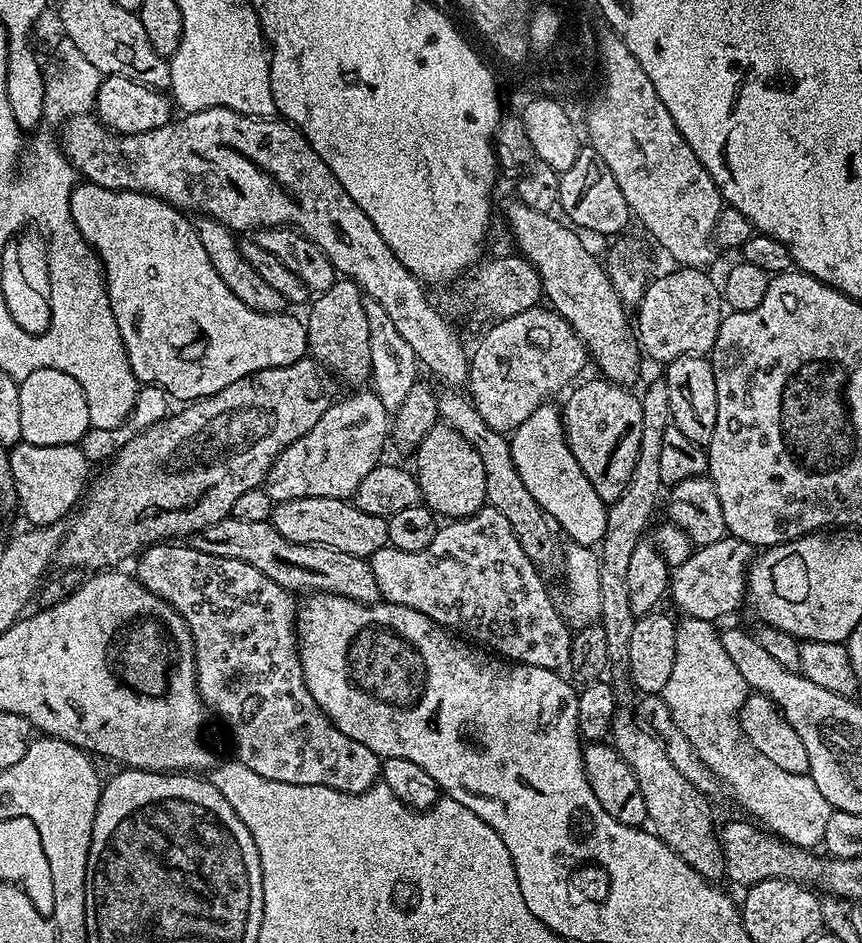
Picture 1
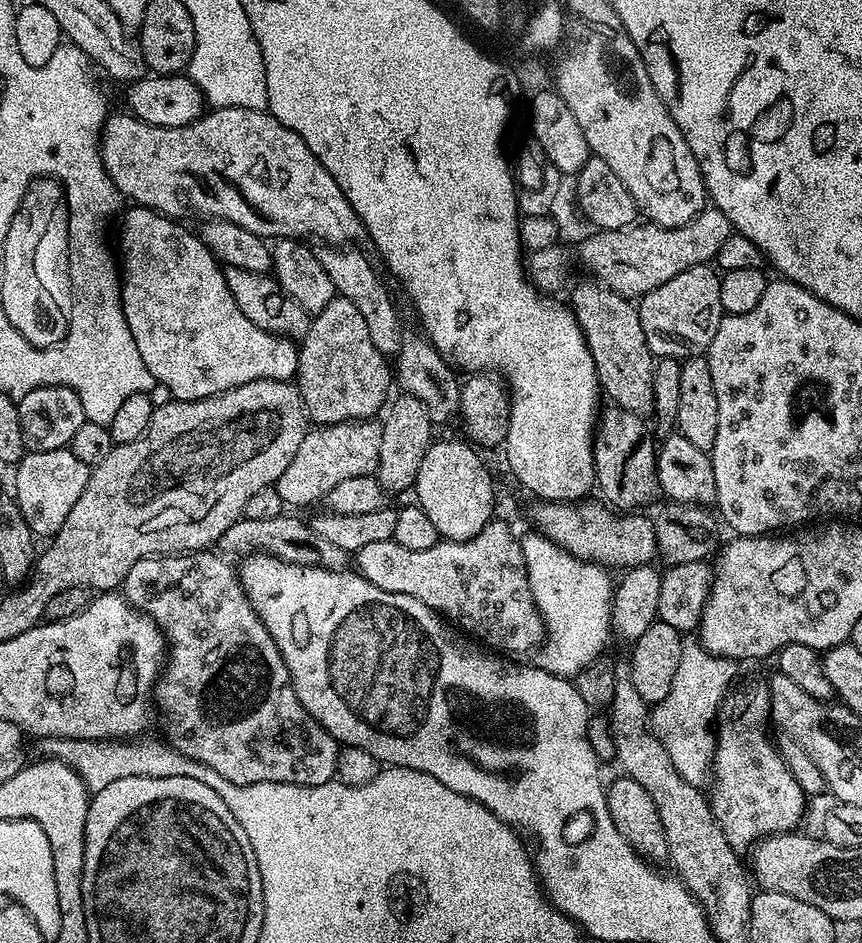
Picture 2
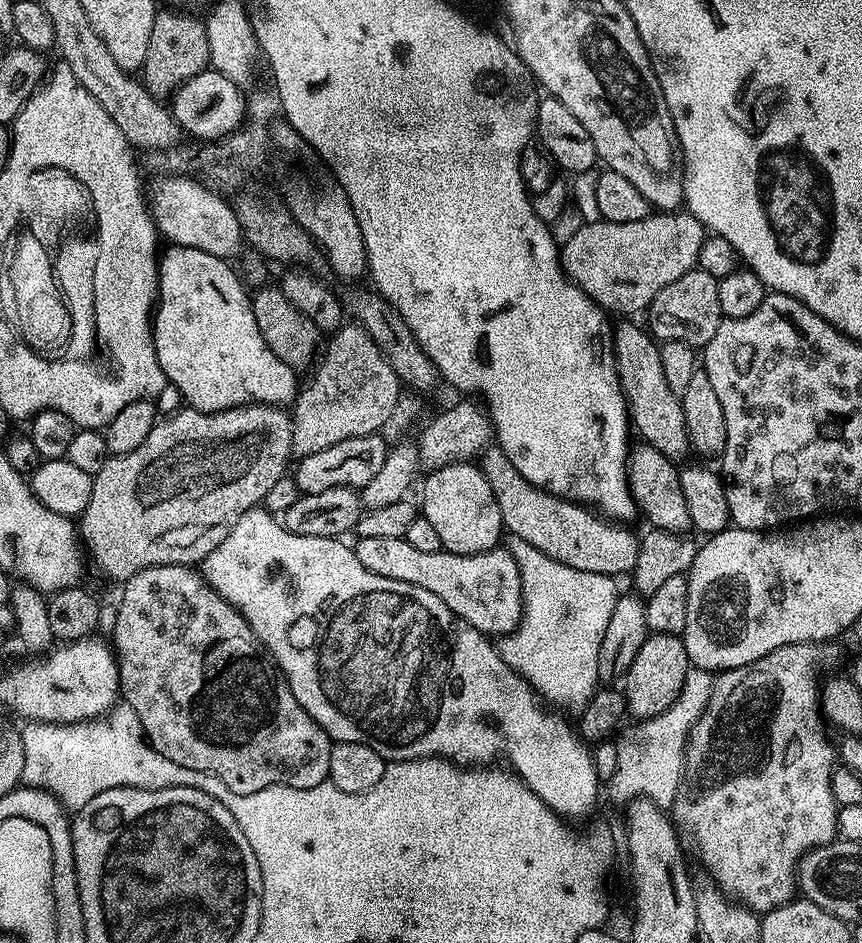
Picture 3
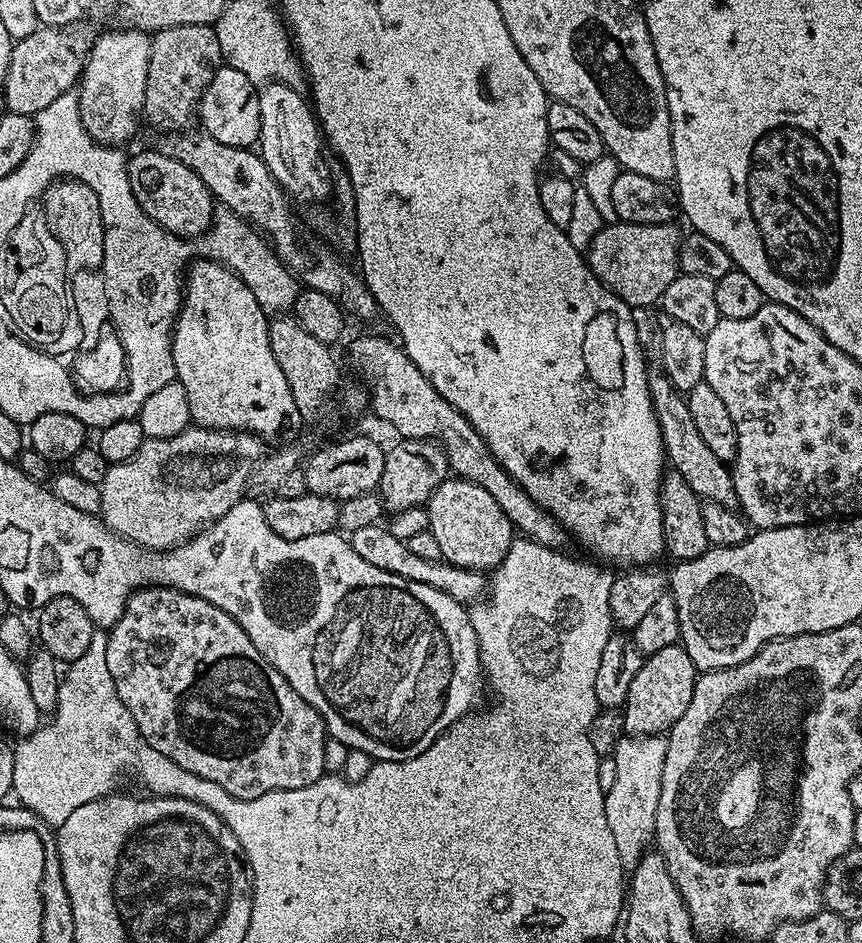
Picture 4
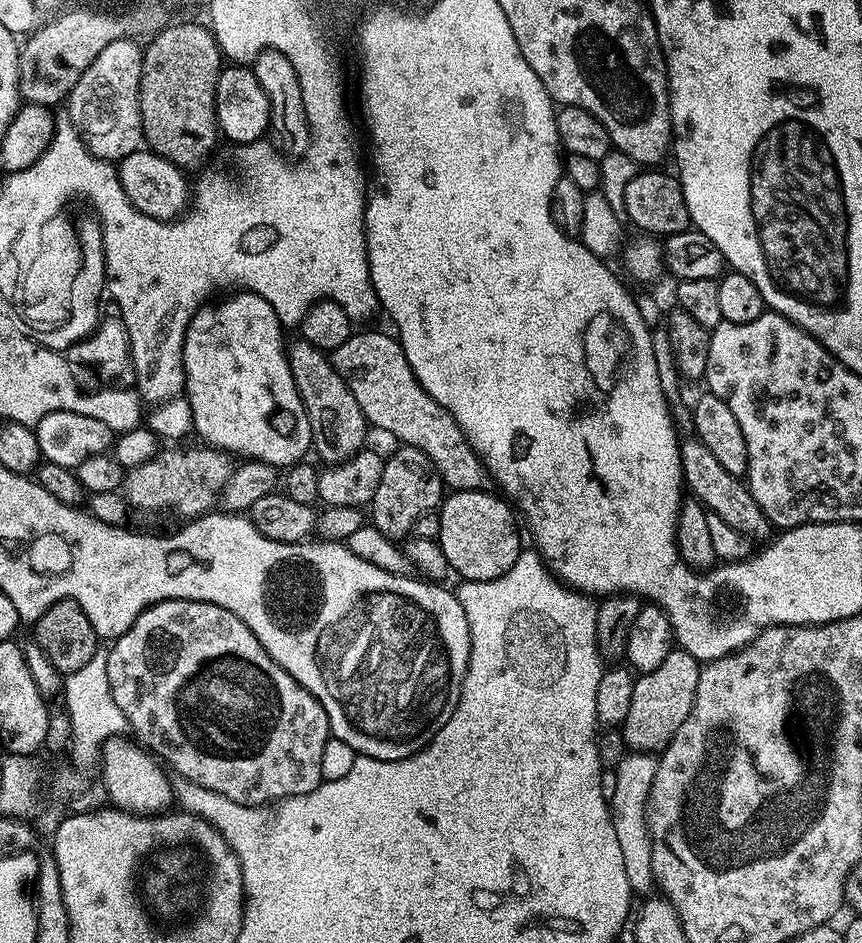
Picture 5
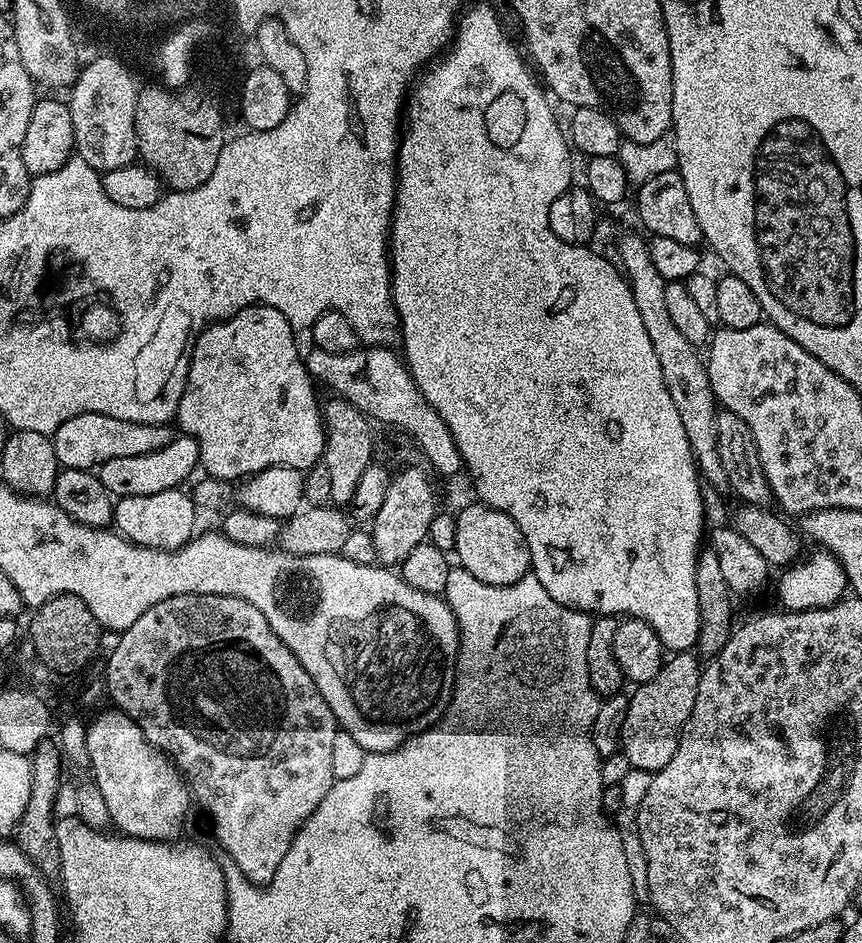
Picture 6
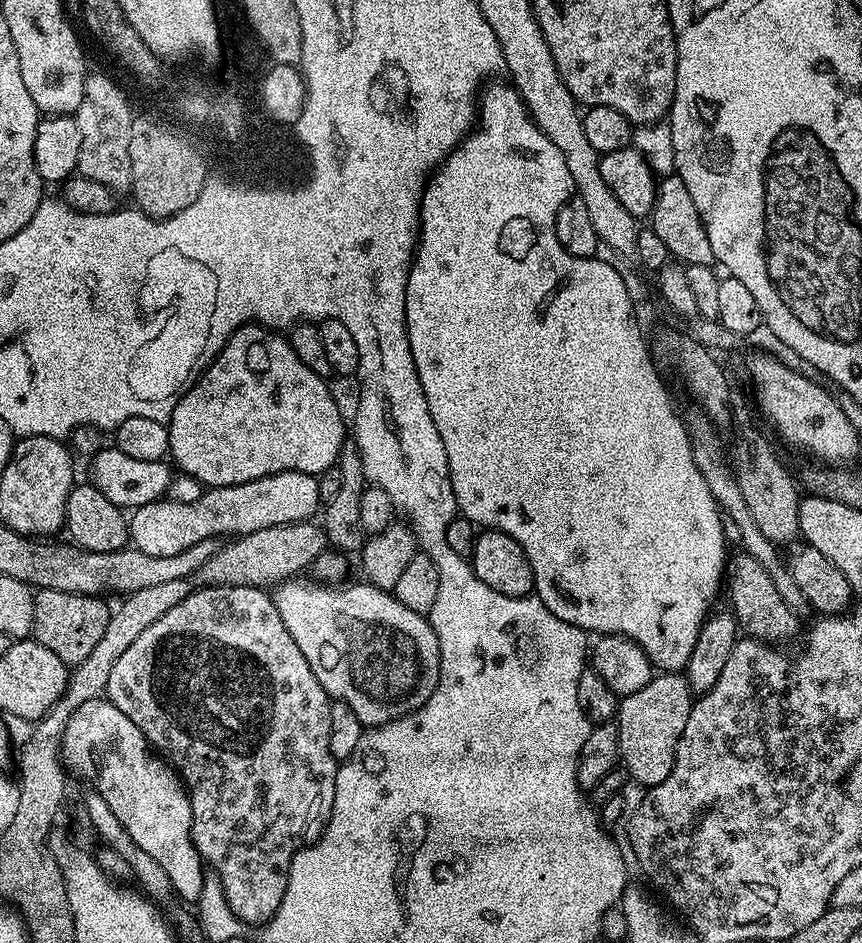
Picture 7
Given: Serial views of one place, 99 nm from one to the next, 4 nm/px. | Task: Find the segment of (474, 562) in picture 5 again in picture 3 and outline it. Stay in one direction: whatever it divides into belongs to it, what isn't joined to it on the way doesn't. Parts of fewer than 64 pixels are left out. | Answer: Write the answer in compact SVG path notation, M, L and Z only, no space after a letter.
M461 462L433 468L424 480L422 514L434 525L443 551L454 554L478 554L501 543L505 531L494 490L483 470L475 463Z

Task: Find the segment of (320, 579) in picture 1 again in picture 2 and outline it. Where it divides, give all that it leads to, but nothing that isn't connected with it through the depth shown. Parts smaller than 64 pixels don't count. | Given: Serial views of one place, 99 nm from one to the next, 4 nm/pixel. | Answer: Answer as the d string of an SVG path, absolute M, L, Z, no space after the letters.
M291 514L269 518L263 522L238 519L234 522L234 526L230 526L230 530L226 530L226 534L222 534L218 548L221 553L227 554L229 557L266 552L269 556L276 556L279 560L285 560L291 564L305 564L315 568L344 570L350 564L349 552L334 546L334 542L326 542L326 538L322 538L305 521L303 524L298 517L291 516Z

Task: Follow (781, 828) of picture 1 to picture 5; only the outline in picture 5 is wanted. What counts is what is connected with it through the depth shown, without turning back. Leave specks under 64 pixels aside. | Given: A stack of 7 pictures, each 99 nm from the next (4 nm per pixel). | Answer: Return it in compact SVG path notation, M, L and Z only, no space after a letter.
M628 754L614 768L617 781L614 798L610 802L614 835L618 837L622 862L626 865L626 882L630 882L630 890L640 898L651 897L656 888L652 865L652 843L648 833L648 795L650 786L654 786L657 763L657 757L652 754Z

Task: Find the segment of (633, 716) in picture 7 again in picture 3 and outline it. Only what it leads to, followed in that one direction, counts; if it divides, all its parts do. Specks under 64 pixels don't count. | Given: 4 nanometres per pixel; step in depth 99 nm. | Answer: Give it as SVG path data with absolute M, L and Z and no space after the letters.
M661 632L649 634L646 642L642 642L634 662L630 662L630 670L622 678L622 693L627 704L627 715L636 716L635 719L641 721L662 714L662 710L666 710L670 702L678 698L689 667L686 646L680 636Z

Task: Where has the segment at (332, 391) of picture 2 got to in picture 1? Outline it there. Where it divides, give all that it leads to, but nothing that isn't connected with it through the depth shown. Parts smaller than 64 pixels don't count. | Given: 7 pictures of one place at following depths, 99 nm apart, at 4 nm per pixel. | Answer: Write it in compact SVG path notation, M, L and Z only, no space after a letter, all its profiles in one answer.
M340 278L334 286L330 286L330 290L319 293L307 309L306 327L311 359L320 361L341 385L367 385L372 374L370 325L366 322L364 298L365 293L355 282Z

